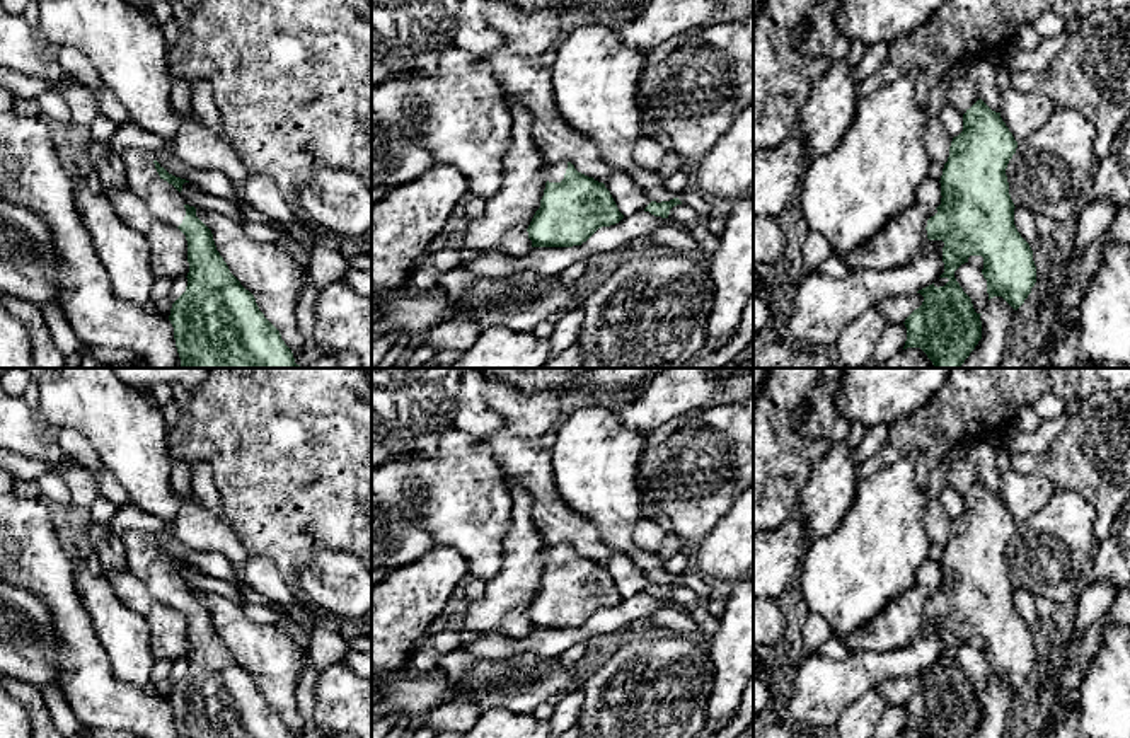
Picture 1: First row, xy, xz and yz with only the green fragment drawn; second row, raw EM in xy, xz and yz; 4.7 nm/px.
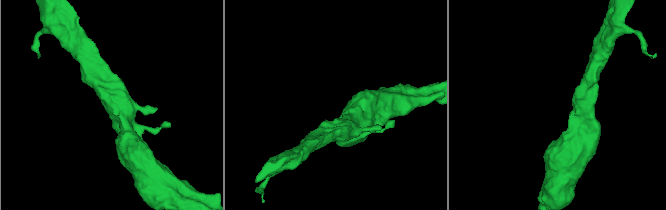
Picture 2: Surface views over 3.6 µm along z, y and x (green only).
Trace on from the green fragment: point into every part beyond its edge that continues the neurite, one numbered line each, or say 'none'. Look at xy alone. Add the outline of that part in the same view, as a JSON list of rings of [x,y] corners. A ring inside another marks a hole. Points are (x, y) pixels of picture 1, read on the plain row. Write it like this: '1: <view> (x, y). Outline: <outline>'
1: xy (164, 583). Outline: [[[128,530],[121,537],[121,545],[128,559],[128,569],[140,578],[153,598],[179,608],[186,598],[181,574],[164,562],[148,533]]]

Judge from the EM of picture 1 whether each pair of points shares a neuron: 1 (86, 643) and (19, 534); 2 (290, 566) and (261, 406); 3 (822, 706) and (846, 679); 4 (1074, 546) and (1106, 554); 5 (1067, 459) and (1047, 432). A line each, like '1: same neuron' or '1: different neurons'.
1: same neuron
2: same neuron
3: same neuron
4: different neurons
5: different neurons

